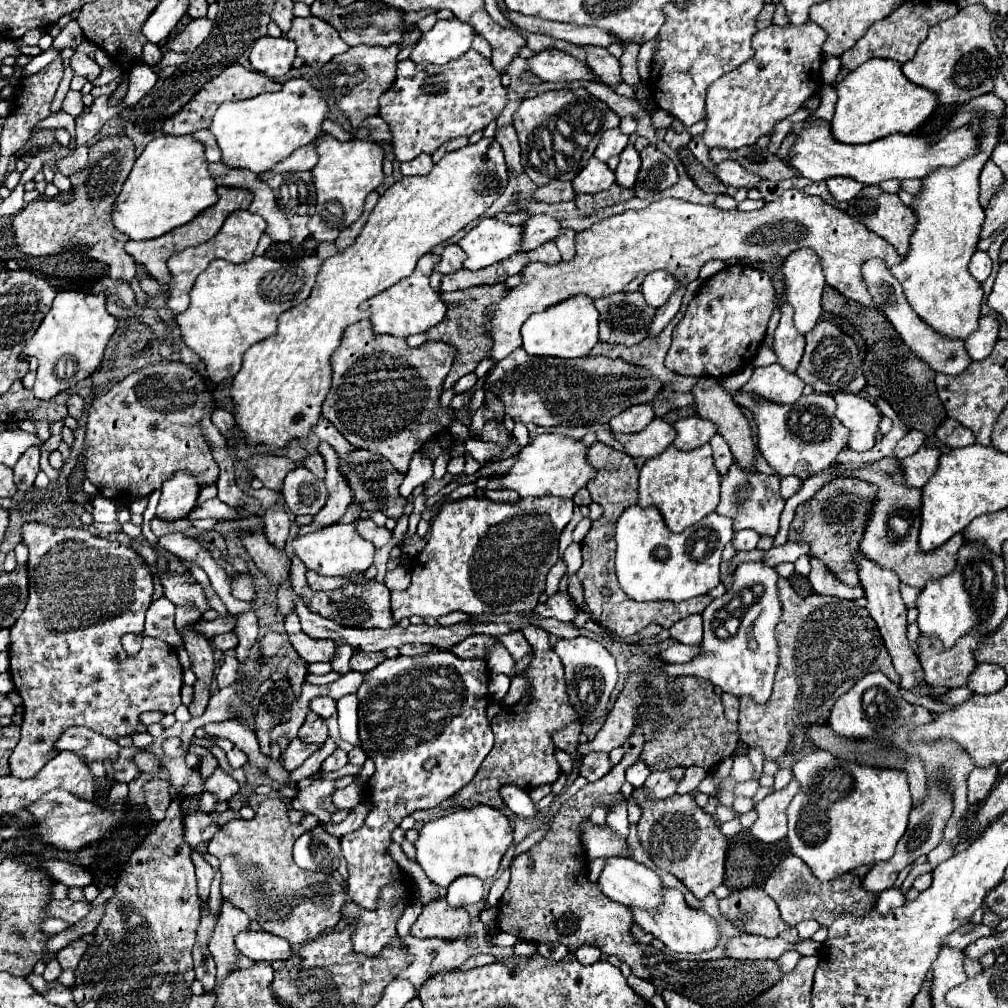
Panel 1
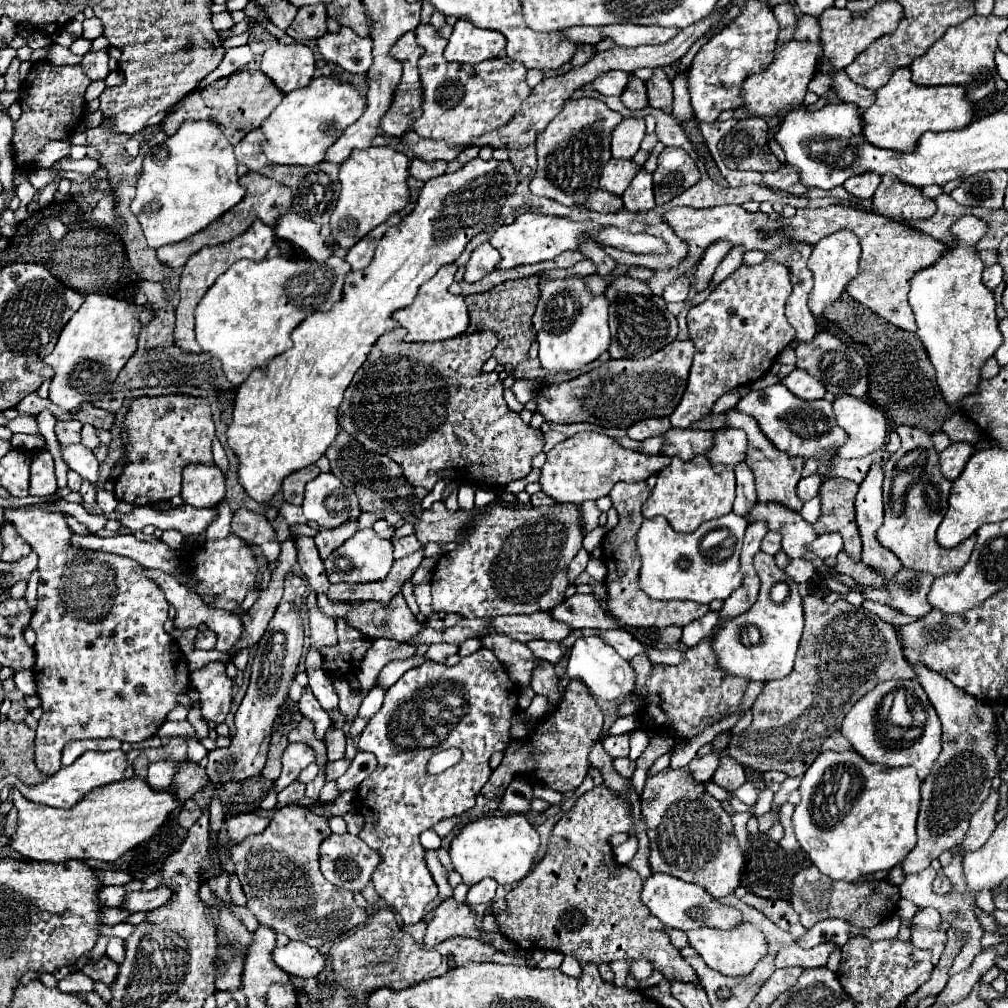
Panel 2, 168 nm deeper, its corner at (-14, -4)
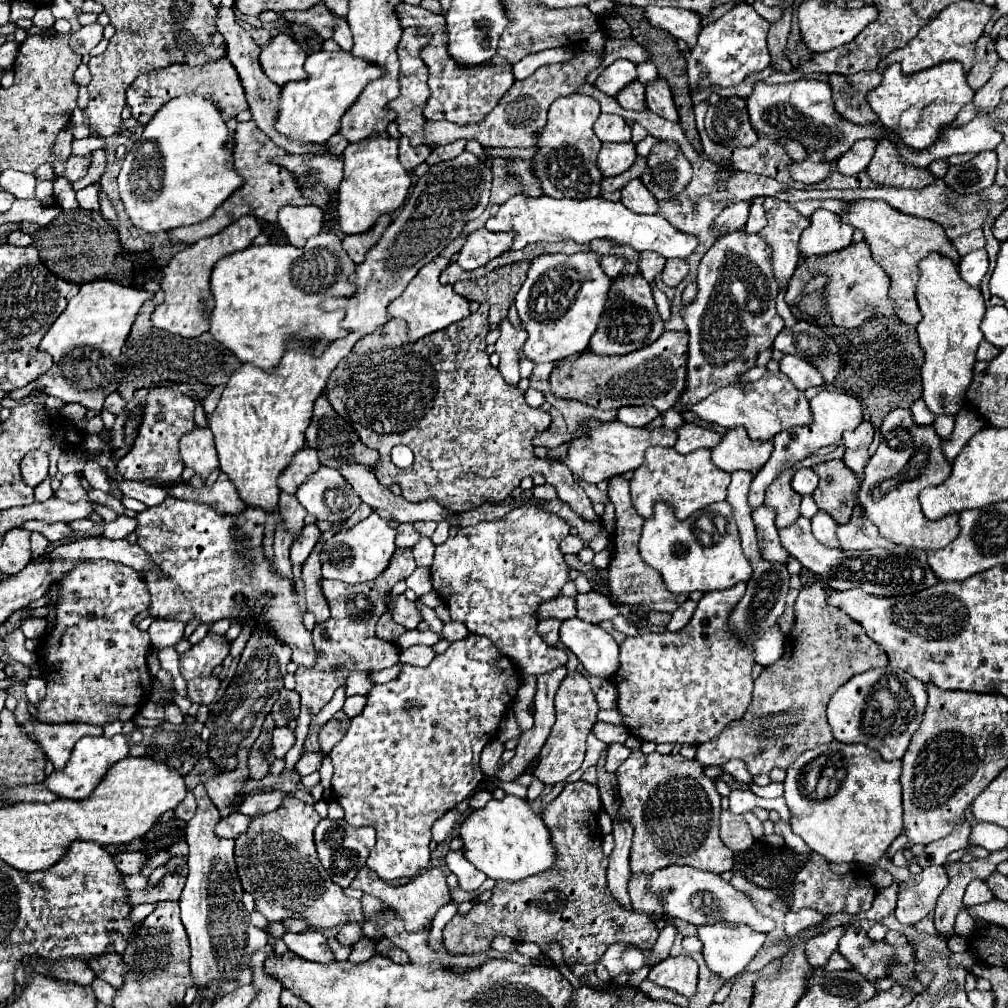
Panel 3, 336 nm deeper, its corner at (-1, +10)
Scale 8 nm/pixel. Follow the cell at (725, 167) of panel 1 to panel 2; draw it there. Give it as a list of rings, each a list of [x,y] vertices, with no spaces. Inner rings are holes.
[[[788,164],[782,166],[776,172],[766,172],[764,182],[766,182],[766,186],[770,186],[774,190],[782,190],[782,192],[788,192],[788,194],[794,194],[794,196],[804,196],[806,190],[808,190],[800,182],[798,170],[794,166],[788,166]]]

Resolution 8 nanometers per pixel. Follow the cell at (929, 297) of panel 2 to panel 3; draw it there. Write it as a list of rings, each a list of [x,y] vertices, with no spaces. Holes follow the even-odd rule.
[[[931,252],[927,258],[919,264],[919,282],[915,286],[915,300],[919,304],[919,310],[923,314],[923,320],[917,324],[919,344],[925,352],[925,364],[921,368],[921,380],[923,380],[923,400],[927,408],[933,414],[957,414],[961,410],[961,398],[965,390],[971,384],[973,378],[973,364],[975,364],[975,352],[979,342],[983,340],[981,322],[985,318],[985,302],[979,288],[969,286],[957,272],[959,264],[951,258],[945,258],[937,252]]]

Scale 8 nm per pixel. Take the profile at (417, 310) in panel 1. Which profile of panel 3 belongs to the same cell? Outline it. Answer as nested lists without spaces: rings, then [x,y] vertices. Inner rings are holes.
[[[437,256],[433,262],[423,266],[419,274],[411,280],[411,284],[403,290],[399,298],[395,298],[389,304],[389,316],[391,318],[403,318],[407,322],[407,336],[409,340],[419,340],[431,332],[443,330],[453,322],[459,322],[469,316],[469,302],[455,294],[451,286],[445,286],[439,282],[439,274],[443,268],[447,268],[449,260],[443,256]]]

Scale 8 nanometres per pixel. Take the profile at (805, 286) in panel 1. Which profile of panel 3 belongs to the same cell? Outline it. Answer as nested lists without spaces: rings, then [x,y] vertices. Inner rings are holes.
[[[815,210],[809,228],[801,234],[799,254],[801,258],[809,258],[839,252],[851,244],[853,230],[853,226],[841,222],[839,214],[829,210]]]

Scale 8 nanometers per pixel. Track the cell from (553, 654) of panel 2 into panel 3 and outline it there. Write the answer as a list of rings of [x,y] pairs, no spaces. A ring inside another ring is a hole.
[[[555,618],[541,620],[537,624],[537,634],[543,636],[543,640],[547,644],[557,644],[557,640],[559,640],[559,626],[561,626],[561,620],[555,620]]]

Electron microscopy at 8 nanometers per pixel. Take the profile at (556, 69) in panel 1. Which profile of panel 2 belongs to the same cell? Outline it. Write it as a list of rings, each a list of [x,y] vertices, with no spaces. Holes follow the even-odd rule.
[[[616,70],[616,72],[604,74],[602,78],[596,78],[596,80],[592,82],[592,86],[594,86],[600,94],[604,94],[604,96],[620,96],[620,94],[624,92],[628,80],[630,80],[630,74]]]

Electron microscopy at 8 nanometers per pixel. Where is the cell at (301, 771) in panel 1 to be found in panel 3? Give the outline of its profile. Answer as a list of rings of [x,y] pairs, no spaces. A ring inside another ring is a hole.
[[[353,695],[347,697],[343,710],[348,717],[353,718],[362,712],[366,701],[367,698],[364,695]]]

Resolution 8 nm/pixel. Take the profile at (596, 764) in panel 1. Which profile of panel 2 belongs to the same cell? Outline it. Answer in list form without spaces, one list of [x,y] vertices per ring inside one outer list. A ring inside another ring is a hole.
[[[616,758],[614,760],[614,768],[624,776],[624,778],[632,778],[634,770],[636,770],[636,764],[630,760],[630,758]]]

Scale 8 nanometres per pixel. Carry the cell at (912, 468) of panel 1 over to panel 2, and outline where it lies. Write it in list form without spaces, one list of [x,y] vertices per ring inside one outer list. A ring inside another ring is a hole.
[[[954,442],[946,450],[942,450],[940,452],[940,468],[946,474],[946,478],[956,480],[962,474],[964,466],[972,454],[974,454],[974,446],[968,442]]]

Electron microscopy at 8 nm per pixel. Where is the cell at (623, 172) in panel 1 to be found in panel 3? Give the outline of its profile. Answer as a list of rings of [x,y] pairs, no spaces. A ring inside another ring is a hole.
[[[629,180],[625,188],[621,188],[621,204],[625,208],[637,212],[637,214],[655,214],[657,212],[657,200],[651,196],[651,192],[643,186],[643,182]]]

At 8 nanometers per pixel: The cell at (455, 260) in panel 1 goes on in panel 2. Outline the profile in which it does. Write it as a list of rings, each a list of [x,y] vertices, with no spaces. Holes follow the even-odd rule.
[[[488,242],[480,244],[472,256],[470,256],[470,262],[466,266],[466,274],[464,274],[464,280],[474,284],[478,280],[482,280],[486,274],[490,274],[492,270],[496,270],[496,266],[500,264],[500,252],[496,248],[492,248]]]

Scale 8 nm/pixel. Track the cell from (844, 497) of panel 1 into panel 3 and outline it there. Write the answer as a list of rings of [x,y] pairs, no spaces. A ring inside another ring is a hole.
[[[843,460],[823,462],[811,468],[819,476],[817,492],[813,492],[813,500],[819,510],[825,510],[837,524],[847,524],[853,514],[857,500],[857,476],[843,464]]]

